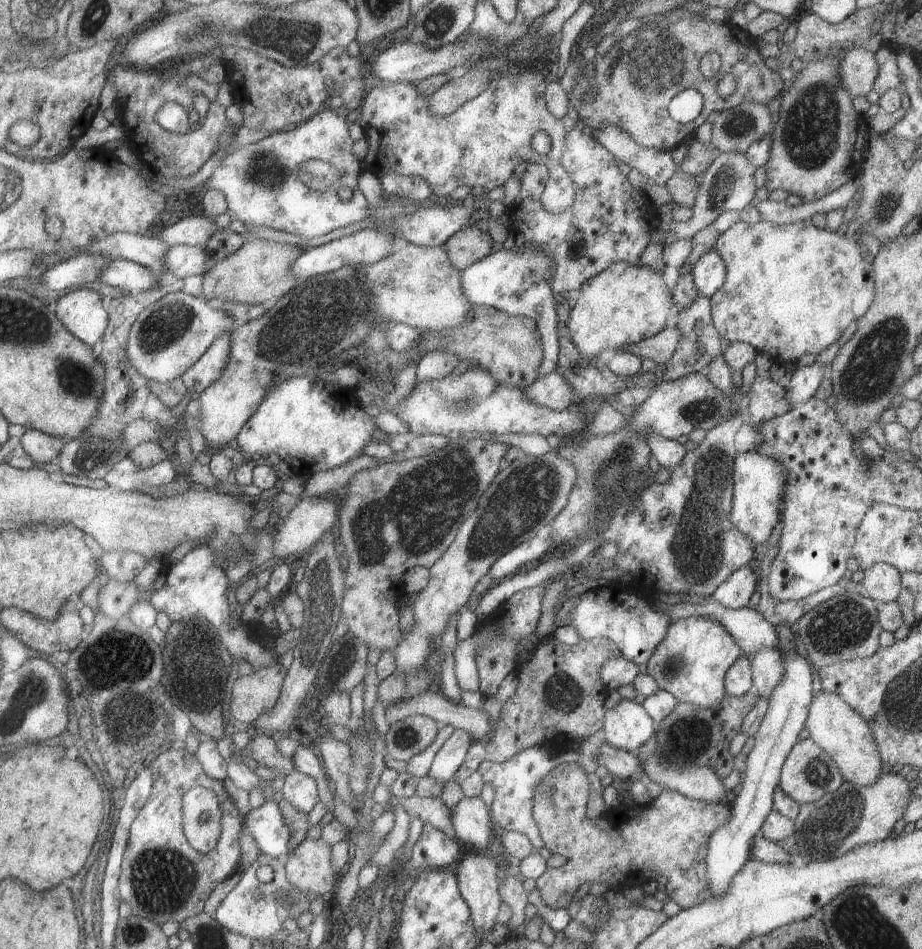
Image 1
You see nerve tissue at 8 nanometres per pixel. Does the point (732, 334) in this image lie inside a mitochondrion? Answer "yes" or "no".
no

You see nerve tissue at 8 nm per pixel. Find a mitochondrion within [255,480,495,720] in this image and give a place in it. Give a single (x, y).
(322, 597)

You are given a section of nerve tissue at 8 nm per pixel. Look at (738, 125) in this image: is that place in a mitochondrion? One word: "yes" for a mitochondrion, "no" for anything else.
yes

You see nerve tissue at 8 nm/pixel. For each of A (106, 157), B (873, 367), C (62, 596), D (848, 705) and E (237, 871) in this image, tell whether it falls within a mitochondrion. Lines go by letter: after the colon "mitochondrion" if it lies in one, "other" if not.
A: other
B: mitochondrion
C: other
D: other
E: other

